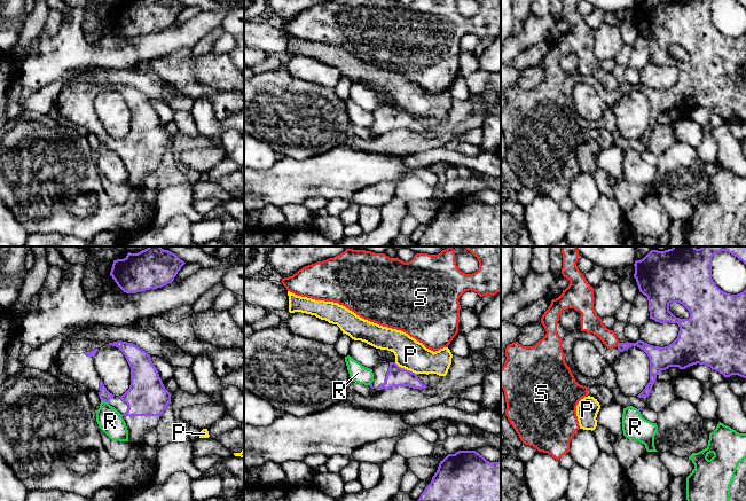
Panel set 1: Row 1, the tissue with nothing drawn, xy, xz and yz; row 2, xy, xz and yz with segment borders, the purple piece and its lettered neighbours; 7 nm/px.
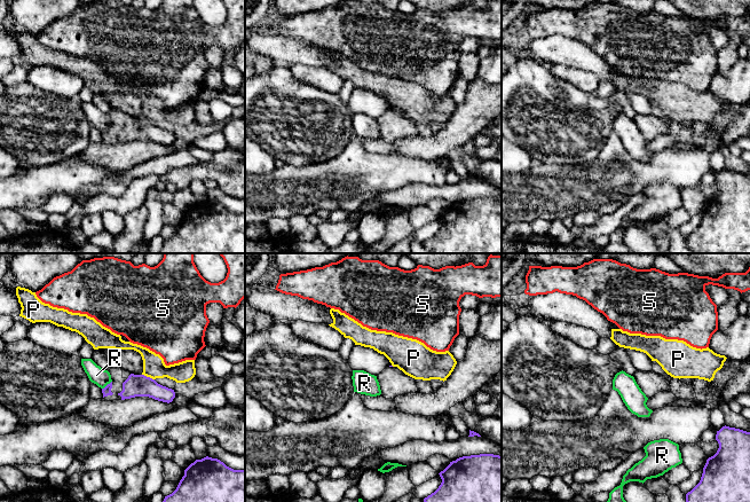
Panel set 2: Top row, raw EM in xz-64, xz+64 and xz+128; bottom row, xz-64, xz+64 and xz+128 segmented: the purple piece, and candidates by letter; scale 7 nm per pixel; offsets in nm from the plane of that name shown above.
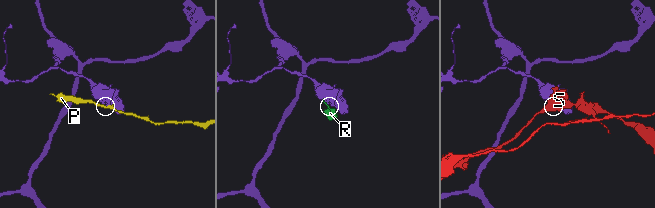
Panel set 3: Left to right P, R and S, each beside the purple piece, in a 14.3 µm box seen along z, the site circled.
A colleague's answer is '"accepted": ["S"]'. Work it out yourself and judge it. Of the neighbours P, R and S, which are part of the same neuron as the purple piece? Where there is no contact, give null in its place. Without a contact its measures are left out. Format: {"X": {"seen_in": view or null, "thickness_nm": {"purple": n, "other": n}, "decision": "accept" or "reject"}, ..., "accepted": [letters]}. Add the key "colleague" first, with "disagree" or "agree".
{"colleague": "disagree", "P": {"seen_in": "xz", "thickness_nm": {"purple": 140, "other": 220}, "decision": "reject"}, "R": {"seen_in": "xy", "thickness_nm": {"purple": 80, "other": 170}, "decision": "reject"}, "S": {"seen_in": "yz", "thickness_nm": {"purple": 100, "other": 140}, "decision": "reject"}, "accepted": []}

